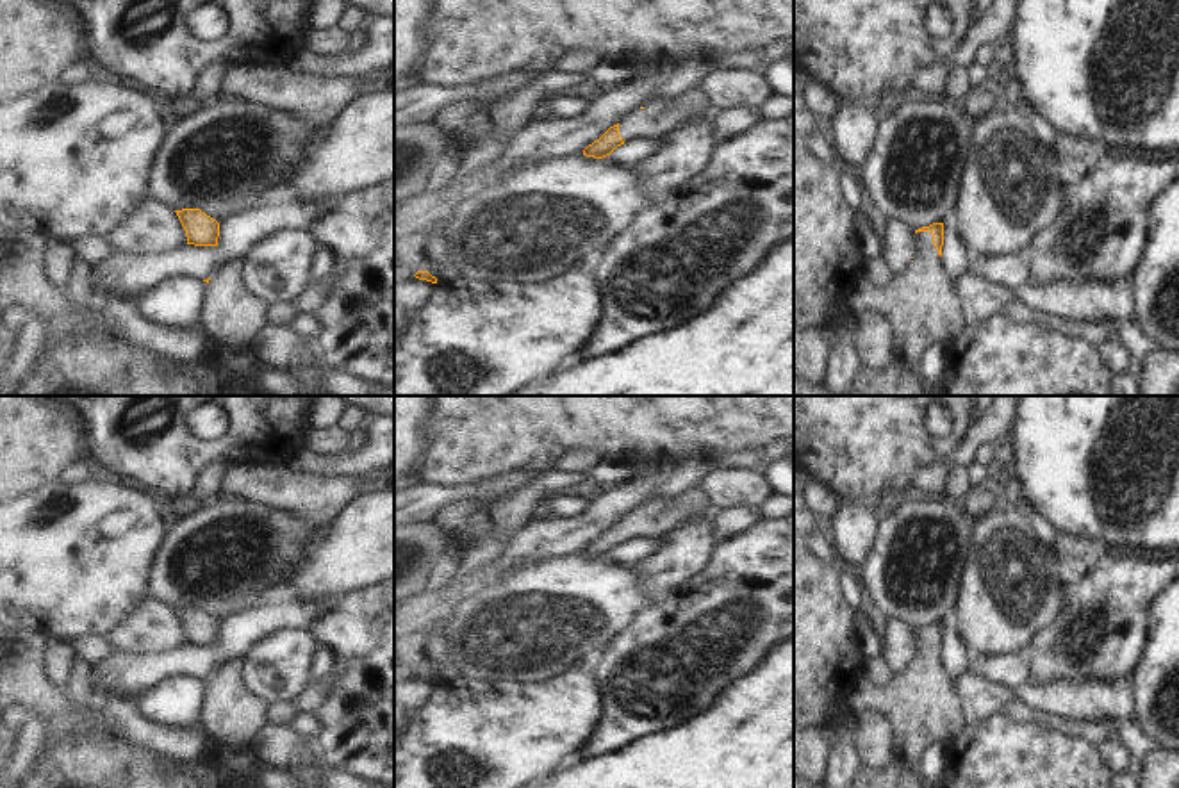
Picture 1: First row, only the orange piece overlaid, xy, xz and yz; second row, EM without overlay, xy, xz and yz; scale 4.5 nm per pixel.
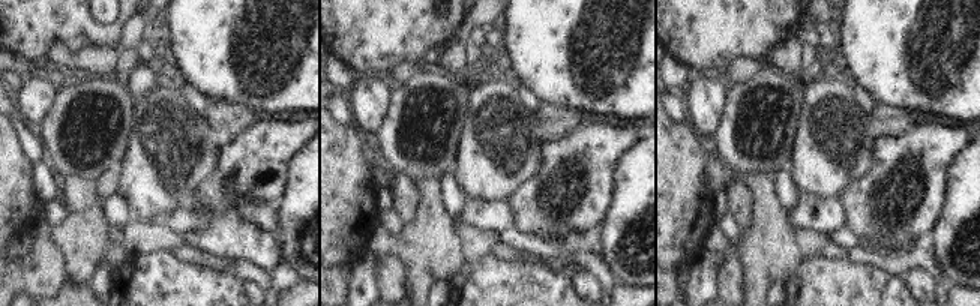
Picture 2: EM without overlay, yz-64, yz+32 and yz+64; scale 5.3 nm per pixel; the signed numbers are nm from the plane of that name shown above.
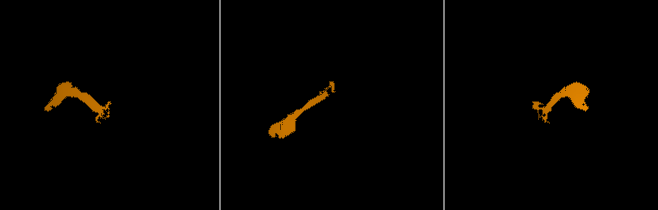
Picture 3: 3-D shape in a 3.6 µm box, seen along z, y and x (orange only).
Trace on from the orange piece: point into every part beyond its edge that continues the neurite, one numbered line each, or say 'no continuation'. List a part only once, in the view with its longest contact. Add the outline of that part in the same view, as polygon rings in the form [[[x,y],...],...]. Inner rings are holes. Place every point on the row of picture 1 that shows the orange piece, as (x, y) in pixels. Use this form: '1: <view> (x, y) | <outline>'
1: yz (921, 303) | [[[917,232],[920,251],[915,260],[894,275],[890,283],[876,287],[856,280],[845,294],[849,312],[876,308],[892,324],[895,353],[920,369],[922,353],[940,341],[949,349],[967,335],[967,323],[954,285],[945,276],[931,232]]]

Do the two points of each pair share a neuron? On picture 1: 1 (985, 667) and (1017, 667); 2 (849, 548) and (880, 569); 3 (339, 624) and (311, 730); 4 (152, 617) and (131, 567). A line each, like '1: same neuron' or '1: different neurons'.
1: same neuron
2: different neurons
3: different neurons
4: different neurons

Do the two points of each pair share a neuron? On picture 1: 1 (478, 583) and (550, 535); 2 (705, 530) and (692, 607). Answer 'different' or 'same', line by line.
1: same
2: different

